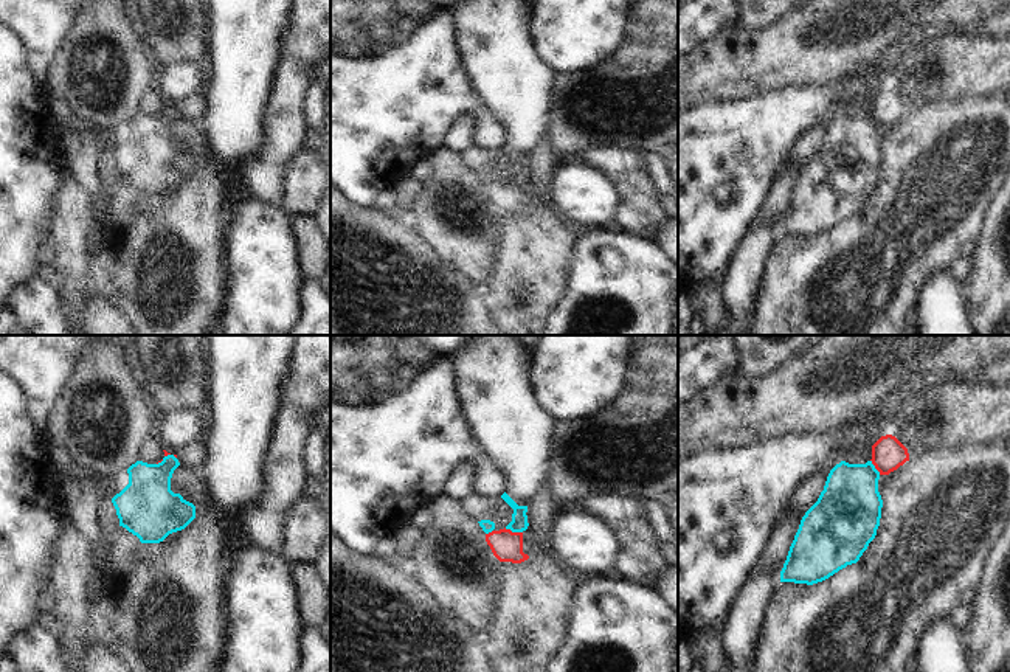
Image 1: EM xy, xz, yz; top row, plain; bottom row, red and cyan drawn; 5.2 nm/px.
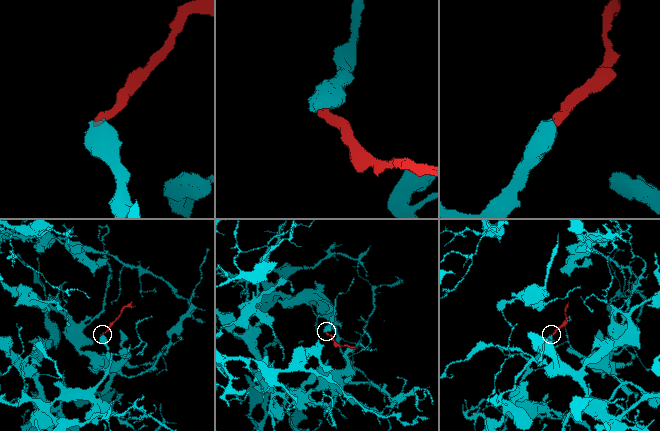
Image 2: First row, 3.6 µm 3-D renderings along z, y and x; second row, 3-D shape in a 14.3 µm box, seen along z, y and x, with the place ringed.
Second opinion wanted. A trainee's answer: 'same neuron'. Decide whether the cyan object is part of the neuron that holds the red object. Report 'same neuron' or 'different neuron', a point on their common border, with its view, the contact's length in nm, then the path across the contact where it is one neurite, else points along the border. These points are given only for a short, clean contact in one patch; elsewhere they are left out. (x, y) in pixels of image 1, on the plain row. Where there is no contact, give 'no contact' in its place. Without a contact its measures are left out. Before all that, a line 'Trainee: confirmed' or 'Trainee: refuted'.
Trainee: confirmed
same neuron | xz (514, 185) | 100 nm | across xz (508, 199), (514, 185), (518, 176)

